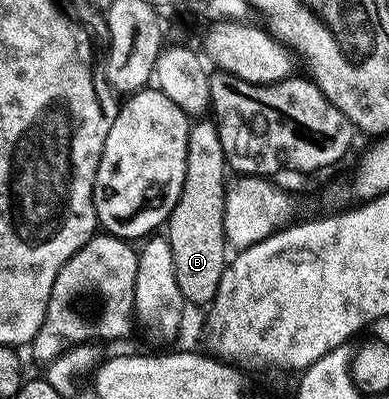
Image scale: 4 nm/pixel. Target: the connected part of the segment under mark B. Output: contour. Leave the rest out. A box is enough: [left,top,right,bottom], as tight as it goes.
[167,119,227,306]

